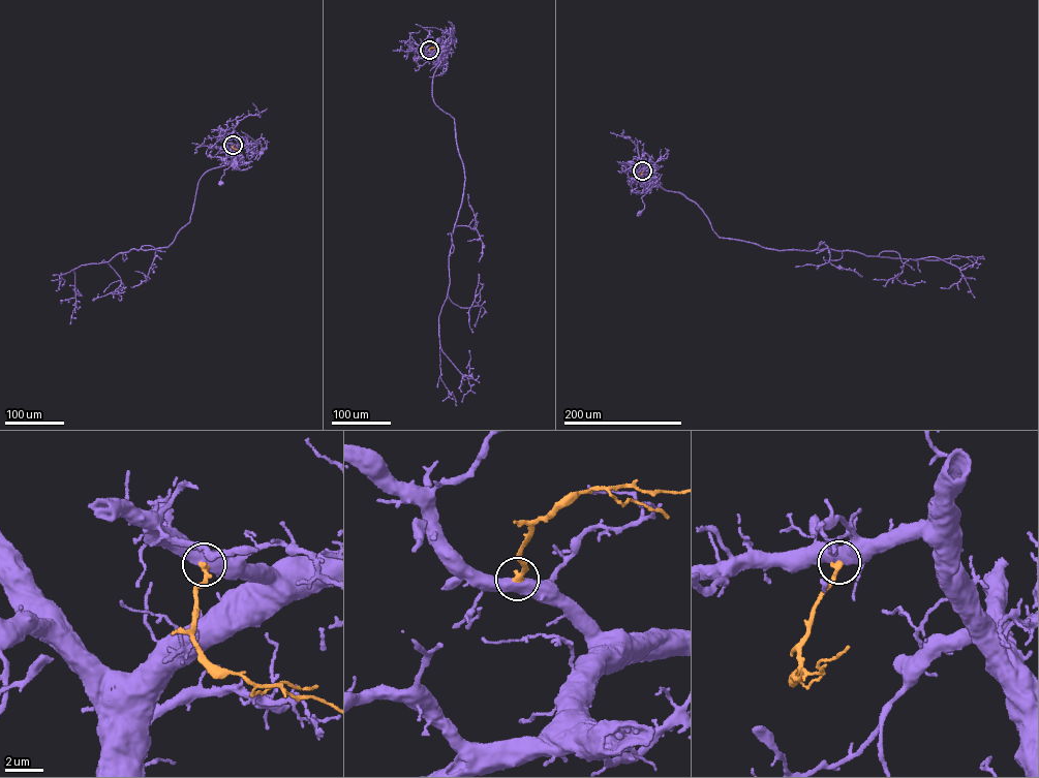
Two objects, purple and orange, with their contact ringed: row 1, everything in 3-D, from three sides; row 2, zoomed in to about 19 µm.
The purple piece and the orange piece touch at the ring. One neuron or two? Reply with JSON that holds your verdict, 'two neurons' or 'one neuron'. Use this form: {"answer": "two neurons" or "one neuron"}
{"answer": "one neuron"}

